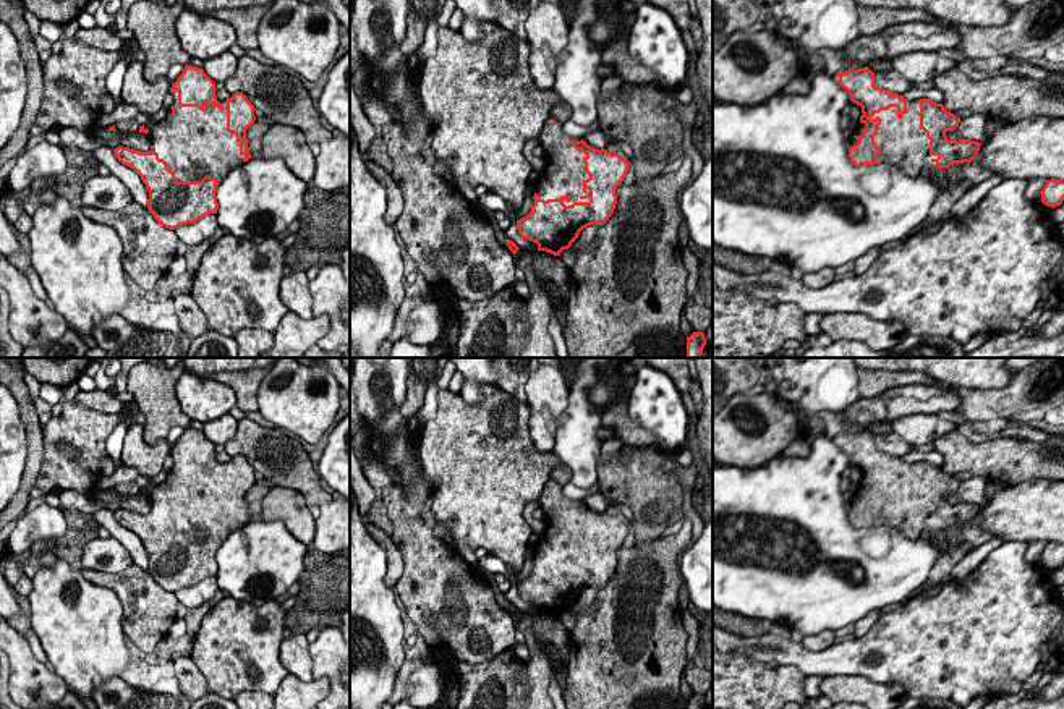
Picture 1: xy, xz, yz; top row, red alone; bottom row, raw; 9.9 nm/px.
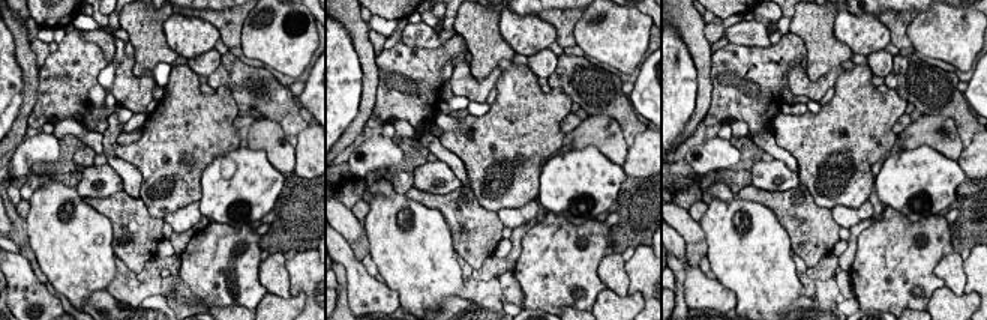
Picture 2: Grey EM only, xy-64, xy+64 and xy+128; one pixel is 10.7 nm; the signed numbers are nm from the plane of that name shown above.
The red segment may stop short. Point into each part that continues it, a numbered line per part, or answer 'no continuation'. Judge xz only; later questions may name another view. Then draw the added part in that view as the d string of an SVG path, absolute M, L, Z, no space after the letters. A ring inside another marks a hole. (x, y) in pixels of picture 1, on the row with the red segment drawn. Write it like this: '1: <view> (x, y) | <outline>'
1: xz (564, 174) | M547 118L541 128L538 139L539 146L547 151L543 157L546 168L531 183L531 191L544 201L568 196L570 201L564 201L565 206L589 202L589 189L583 189L583 181L589 178L583 170L586 154L570 144L572 141L581 141L581 138L565 134L562 125L564 121Z

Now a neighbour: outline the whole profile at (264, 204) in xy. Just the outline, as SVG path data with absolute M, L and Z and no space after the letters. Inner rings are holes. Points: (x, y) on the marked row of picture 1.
M251 157L241 167L230 170L215 191L219 209L217 225L233 236L262 243L275 238L295 222L303 209L309 183L296 178L283 159Z

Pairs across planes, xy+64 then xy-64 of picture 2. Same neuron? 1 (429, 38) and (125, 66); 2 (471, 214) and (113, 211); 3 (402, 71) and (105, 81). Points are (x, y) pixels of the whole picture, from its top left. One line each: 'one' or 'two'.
1: one
2: one
3: two

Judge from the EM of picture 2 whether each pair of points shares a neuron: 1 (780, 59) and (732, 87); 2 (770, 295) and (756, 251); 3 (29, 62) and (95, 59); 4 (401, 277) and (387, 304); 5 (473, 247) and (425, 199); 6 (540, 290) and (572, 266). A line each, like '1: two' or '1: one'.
1: one
2: one
3: two
4: two
5: one
6: one

